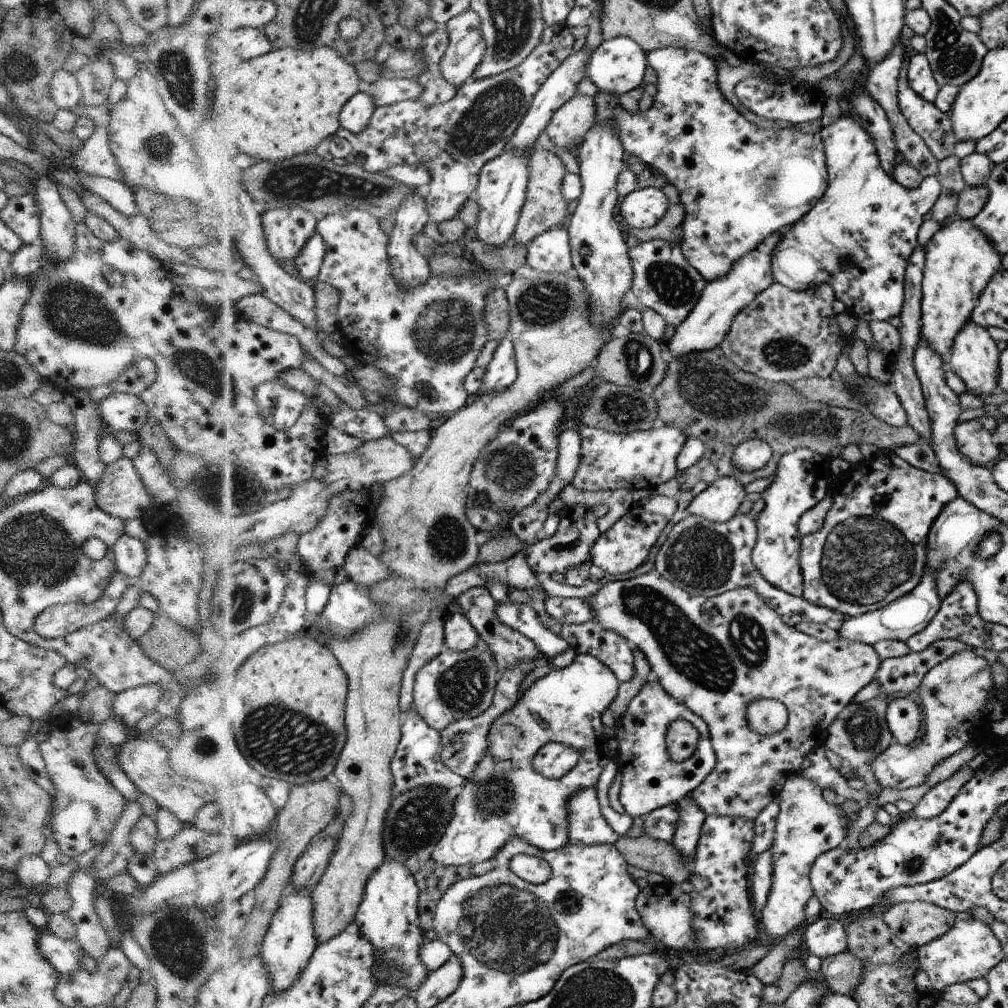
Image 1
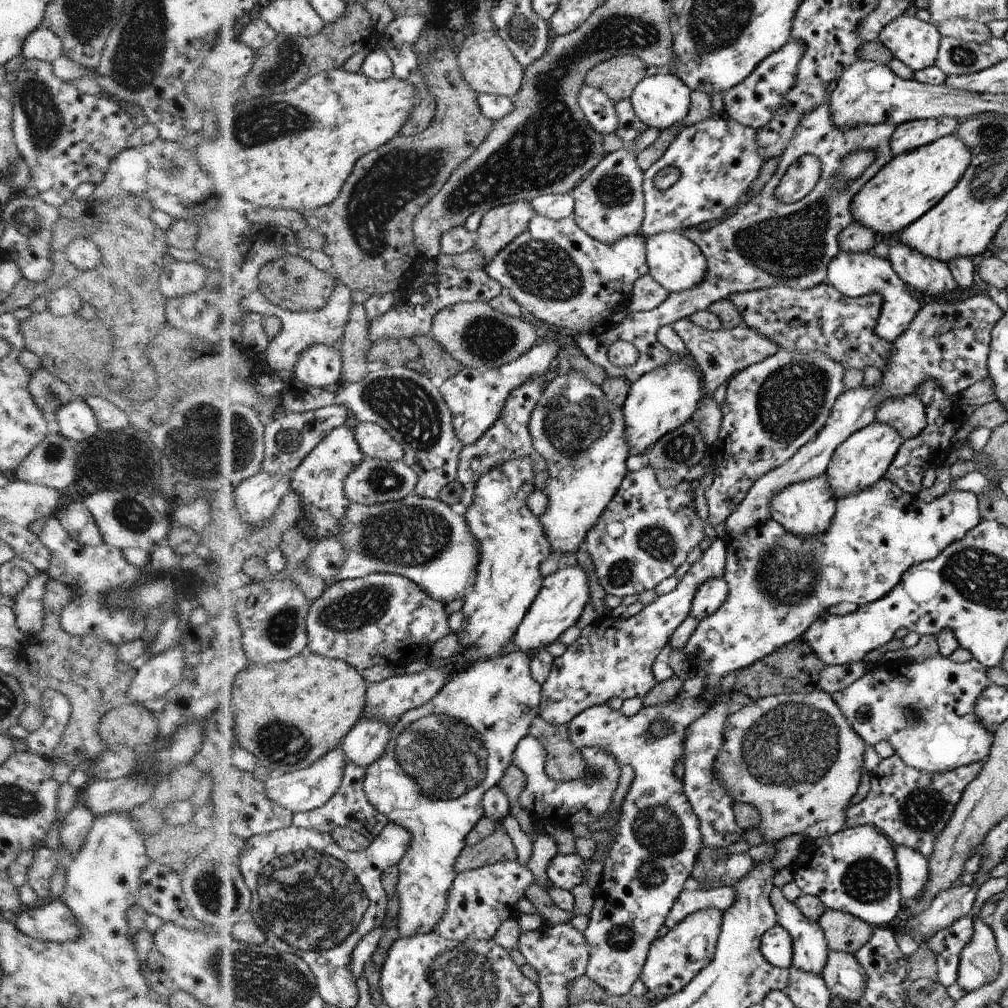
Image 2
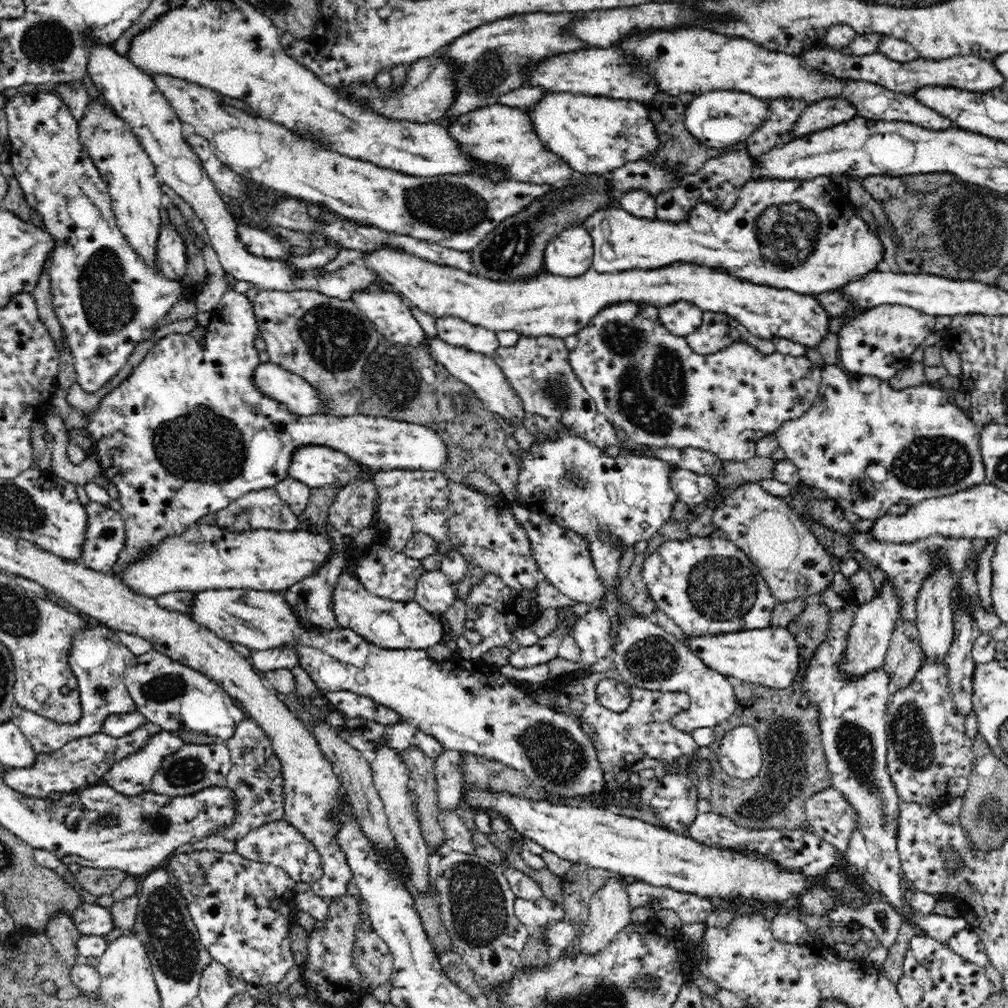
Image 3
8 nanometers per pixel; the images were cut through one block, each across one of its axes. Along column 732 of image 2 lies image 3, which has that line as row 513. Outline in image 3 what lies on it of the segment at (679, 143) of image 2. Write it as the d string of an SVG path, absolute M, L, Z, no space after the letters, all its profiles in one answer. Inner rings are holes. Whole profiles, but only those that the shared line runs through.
M232 287L226 291L226 308L220 308L213 312L213 320L207 326L202 342L198 342L194 335L190 334L170 334L156 341L150 348L147 356L134 368L132 374L114 389L112 394L107 394L98 408L96 414L90 416L88 420L88 430L92 434L94 453L96 460L100 463L100 470L104 478L108 478L116 485L119 492L119 499L115 504L122 519L124 519L124 549L120 551L117 558L117 567L120 573L126 573L127 569L134 566L136 562L146 560L156 552L156 546L164 542L164 538L182 536L190 526L197 524L198 520L210 512L226 508L231 502L240 498L243 494L253 490L262 490L275 487L278 482L284 480L288 474L288 467L296 450L308 445L328 446L330 449L340 450L346 453L352 460L360 465L369 466L376 471L389 471L408 469L440 471L445 464L445 456L448 455L448 447L440 436L434 431L418 424L400 422L386 417L366 416L360 413L352 416L332 416L331 414L314 414L312 416L300 416L292 414L285 404L278 402L270 395L262 393L254 382L256 369L261 362L258 351L254 347L254 340L259 338L259 320L256 316L254 304L252 304L245 294L235 291Z

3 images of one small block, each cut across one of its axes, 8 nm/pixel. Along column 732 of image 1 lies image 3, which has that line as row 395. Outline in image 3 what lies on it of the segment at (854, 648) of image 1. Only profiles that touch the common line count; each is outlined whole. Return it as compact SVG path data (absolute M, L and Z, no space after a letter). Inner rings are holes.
M620 302L619 305L608 307L578 333L578 344L569 352L572 371L580 378L583 387L592 397L597 409L605 414L605 417L615 427L621 428L628 435L629 442L635 445L646 445L649 447L668 448L699 448L715 454L724 461L742 462L757 455L755 452L756 443L765 435L775 432L784 422L792 421L793 418L800 418L809 408L812 408L818 394L823 368L811 362L805 356L786 356L777 351L775 354L762 354L754 349L752 345L738 342L728 345L727 349L720 350L716 354L700 355L693 353L691 346L684 337L675 336L669 333L659 318L659 309L650 305L637 305L636 302Z

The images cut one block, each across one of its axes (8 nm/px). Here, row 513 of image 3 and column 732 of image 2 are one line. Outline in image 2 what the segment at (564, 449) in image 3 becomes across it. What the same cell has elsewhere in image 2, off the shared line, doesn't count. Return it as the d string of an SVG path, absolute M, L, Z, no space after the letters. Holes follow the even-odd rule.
M882 478L874 486L870 486L868 490L862 490L858 494L850 494L846 498L838 498L833 523L830 524L830 528L824 534L810 536L810 538L794 536L794 534L790 534L784 526L778 524L778 521L774 519L766 520L766 522L762 522L762 524L758 524L754 528L748 528L742 536L725 534L722 539L726 545L726 564L723 579L726 580L729 588L728 598L726 598L726 602L712 616L706 616L704 620L700 620L696 630L694 630L692 636L688 639L688 642L681 648L682 652L688 658L691 658L690 662L698 668L699 672L704 670L707 672L706 676L704 676L703 693L701 694L704 702L706 704L715 703L716 694L718 694L718 690L721 688L720 682L722 682L724 676L737 669L746 668L758 660L762 660L765 656L773 654L778 648L784 647L785 644L792 643L798 636L803 636L804 632L808 631L810 626L816 622L816 619L820 618L824 613L827 613L828 608L832 608L832 606L836 606L836 604L842 602L854 603L860 607L885 597L901 582L905 572L910 567L925 563L926 561L932 560L935 556L940 555L950 544L956 543L957 540L962 540L981 521L980 498L972 491L949 491L939 498L934 498L932 502L924 502L920 497L914 496L914 494L904 493L897 484L890 482L886 478Z

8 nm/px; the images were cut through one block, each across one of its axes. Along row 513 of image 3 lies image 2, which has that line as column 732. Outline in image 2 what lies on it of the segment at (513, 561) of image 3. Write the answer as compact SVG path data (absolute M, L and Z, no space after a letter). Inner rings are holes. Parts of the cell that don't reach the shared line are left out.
M779 350L762 362L757 362L728 382L724 401L721 404L723 414L716 444L707 448L714 468L712 484L705 490L709 515L707 520L712 526L725 522L737 507L744 502L750 488L756 480L781 467L792 459L801 447L804 447L828 422L837 399L845 392L845 368L832 360L828 354L816 352L790 352Z

